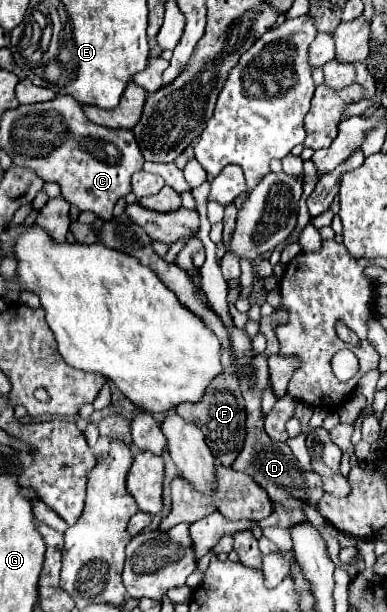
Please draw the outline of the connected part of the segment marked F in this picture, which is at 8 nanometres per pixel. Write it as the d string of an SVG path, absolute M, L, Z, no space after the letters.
M229 373L217 375L211 381L209 389L205 391L203 401L199 401L195 405L183 403L183 405L177 407L177 413L187 423L199 425L199 429L205 435L205 441L207 441L211 453L217 459L217 463L223 465L223 467L231 467L231 463L235 461L235 457L243 449L243 439L245 439L245 403L243 403L239 379L235 375L229 375Z

